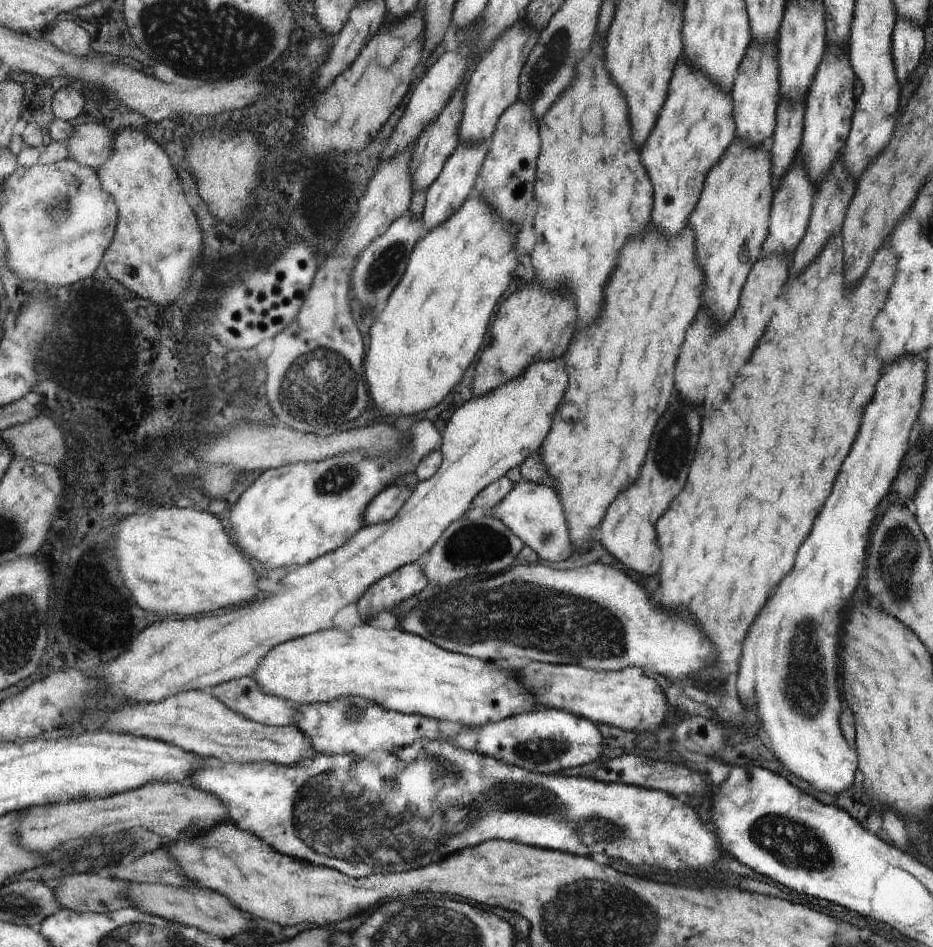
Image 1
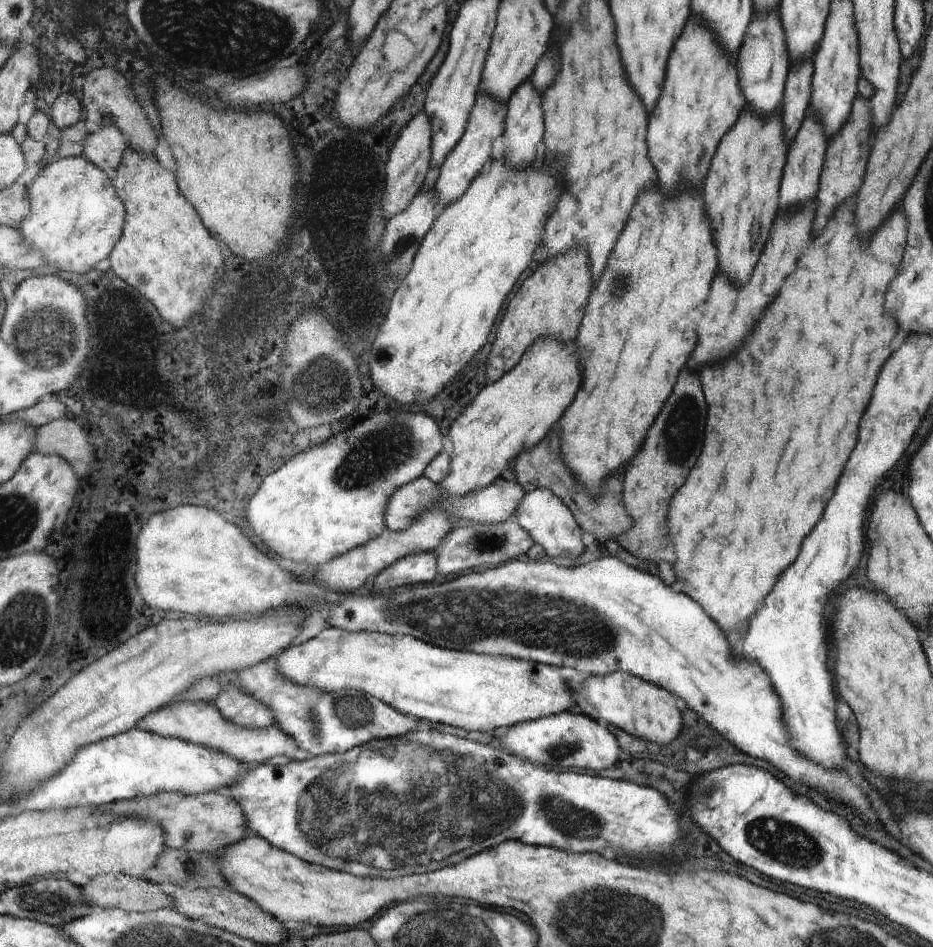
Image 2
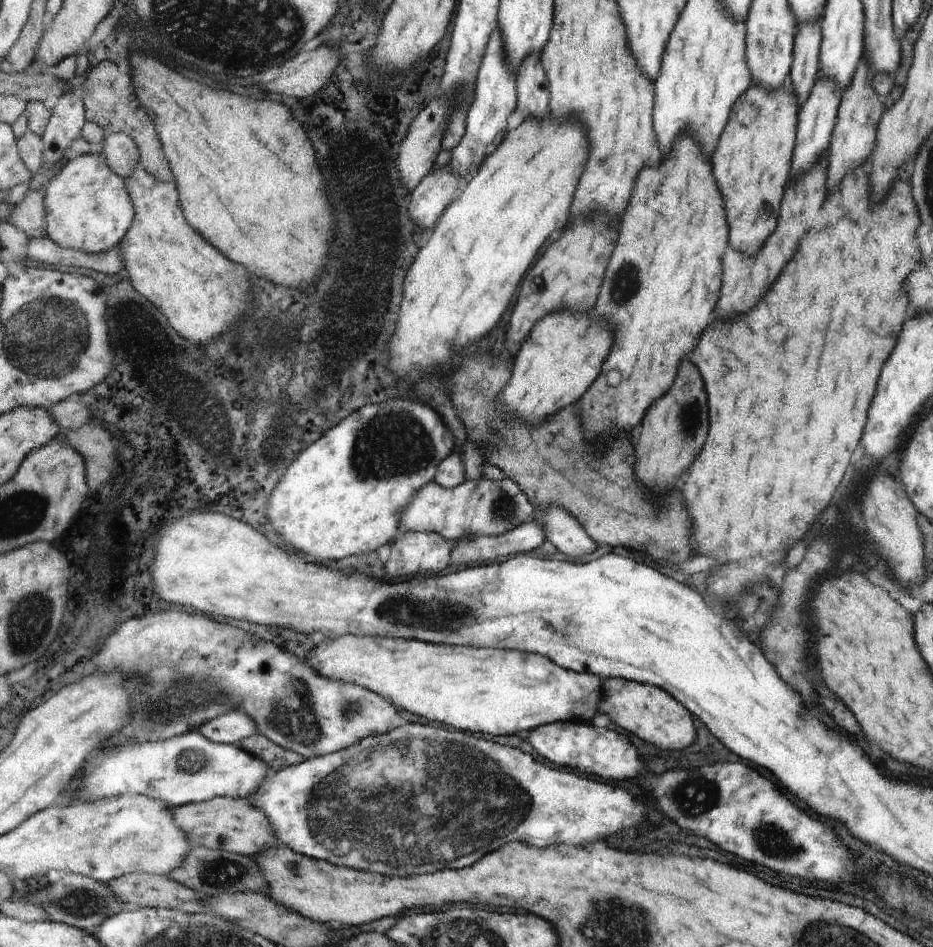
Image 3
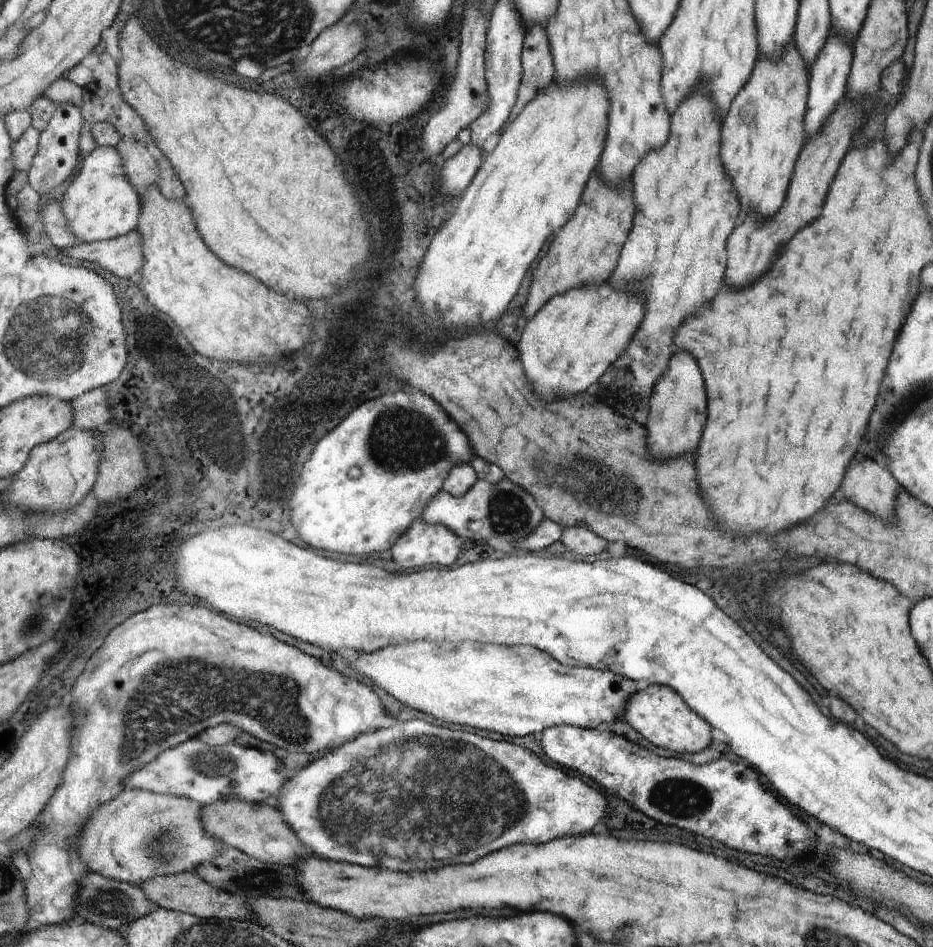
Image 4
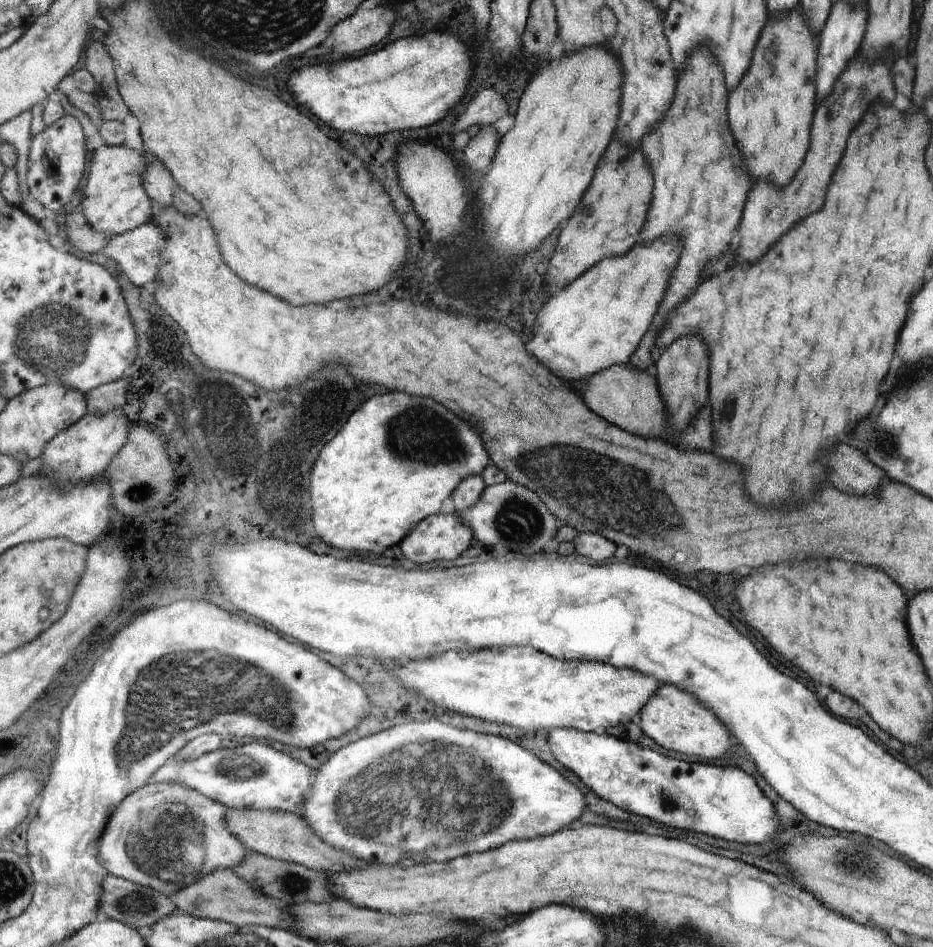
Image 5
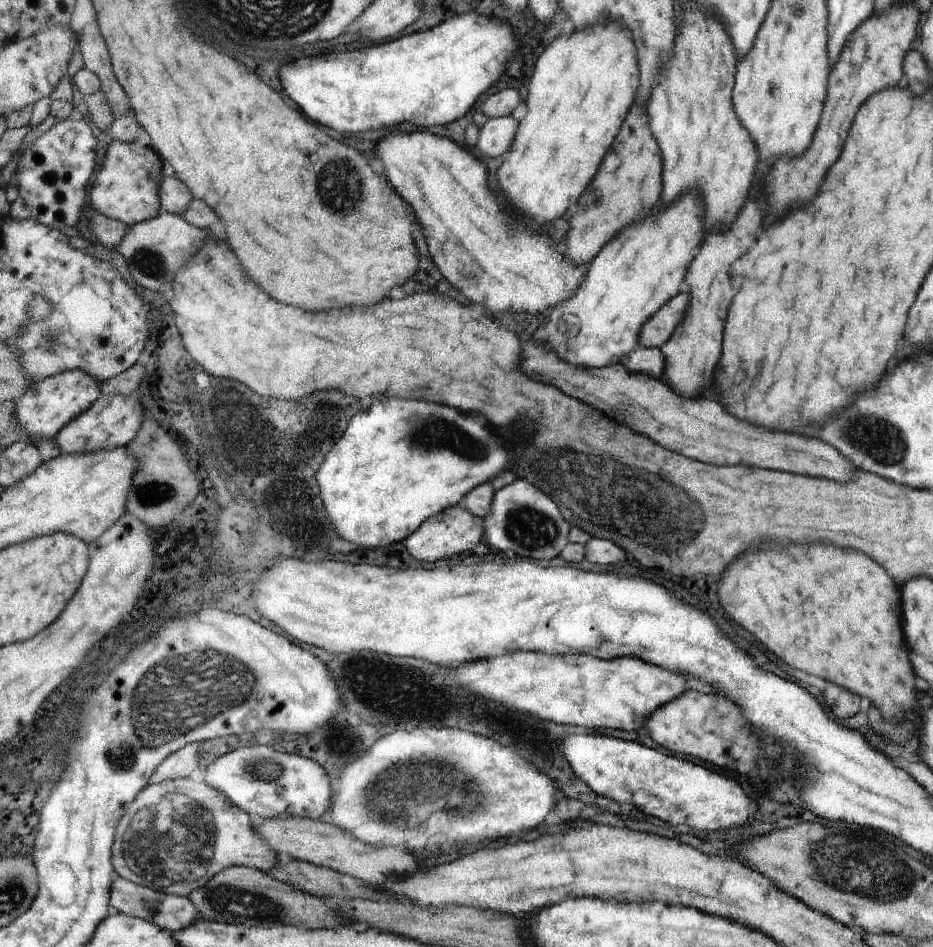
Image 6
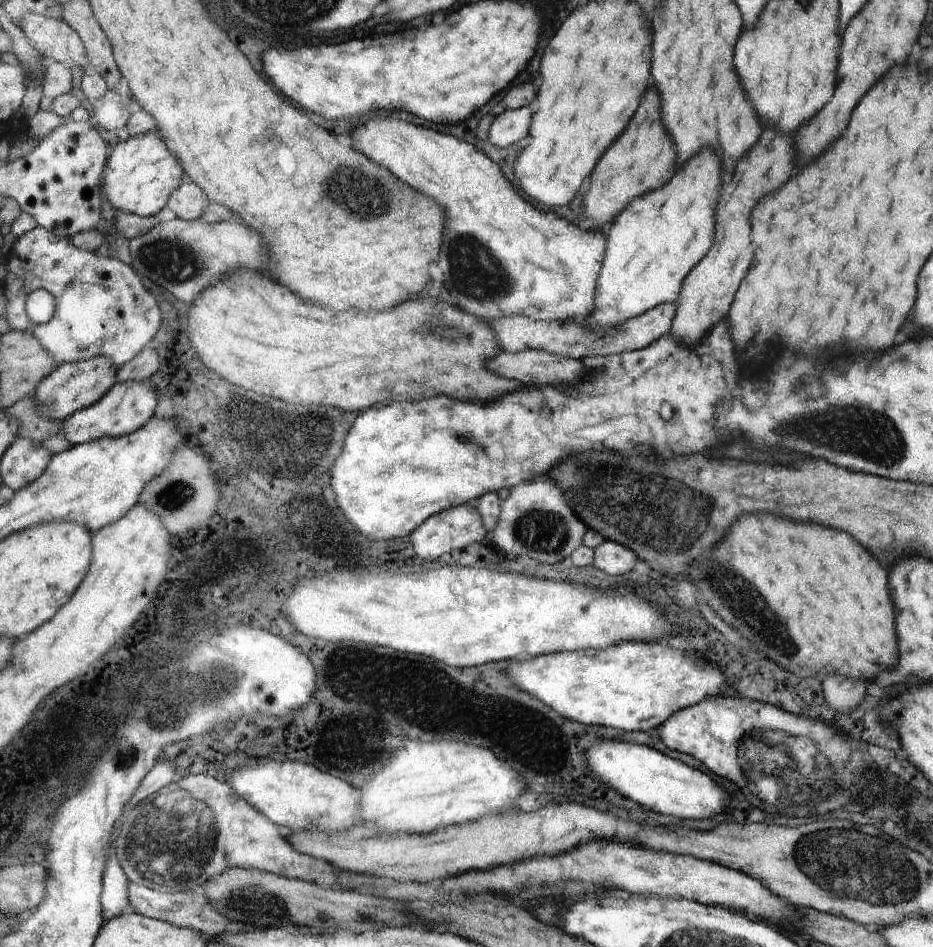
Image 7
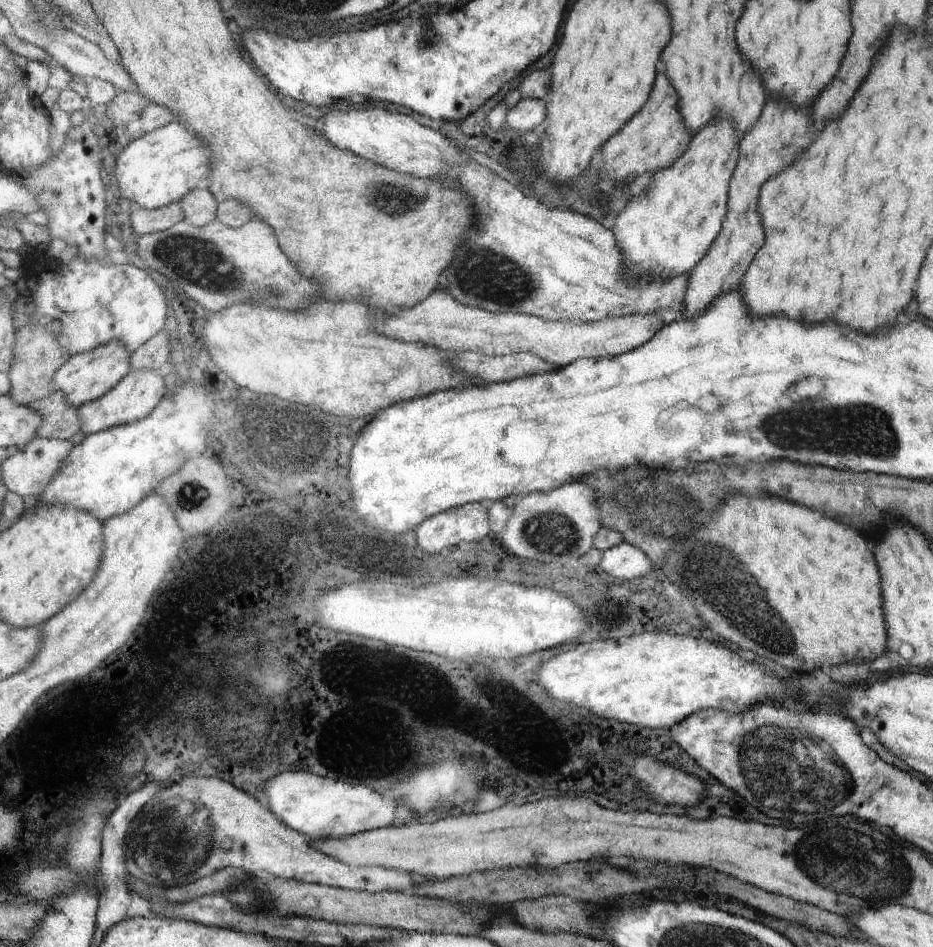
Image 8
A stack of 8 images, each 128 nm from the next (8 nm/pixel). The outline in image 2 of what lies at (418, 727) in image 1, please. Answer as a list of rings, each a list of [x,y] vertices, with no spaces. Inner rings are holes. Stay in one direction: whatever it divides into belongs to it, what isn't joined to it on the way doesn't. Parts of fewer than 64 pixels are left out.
[[[268,658],[260,664],[250,666],[240,672],[218,674],[212,678],[204,678],[190,686],[186,692],[166,706],[174,706],[178,702],[216,702],[222,690],[232,683],[238,683],[246,694],[252,694],[268,706],[274,716],[274,726],[290,735],[297,742],[298,748],[310,754],[345,753],[370,740],[378,738],[398,738],[408,730],[416,730],[419,719],[409,717],[396,710],[381,699],[360,690],[342,689],[336,692],[316,690],[314,686],[298,686],[290,682],[278,670],[274,658]]]

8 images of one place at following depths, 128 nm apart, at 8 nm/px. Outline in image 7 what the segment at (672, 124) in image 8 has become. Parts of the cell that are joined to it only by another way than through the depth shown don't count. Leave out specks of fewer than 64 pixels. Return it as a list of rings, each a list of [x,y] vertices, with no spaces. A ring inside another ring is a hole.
[[[655,85],[654,88],[650,88],[650,94],[646,94],[646,102],[642,102],[642,110],[638,110],[638,118],[634,118],[634,122],[630,122],[630,130],[626,130],[626,134],[622,134],[622,138],[618,138],[618,142],[614,142],[614,146],[610,146],[610,150],[606,150],[606,158],[602,158],[602,162],[598,162],[598,170],[594,170],[594,174],[592,174],[592,178],[590,178],[590,188],[588,188],[588,192],[584,194],[584,200],[582,200],[582,202],[586,202],[586,204],[588,204],[588,206],[584,206],[584,214],[586,214],[586,216],[588,216],[590,220],[594,220],[594,222],[596,222],[598,226],[604,226],[606,222],[610,222],[610,220],[614,220],[614,218],[618,217],[618,214],[620,214],[620,212],[622,212],[622,210],[624,210],[624,208],[626,208],[626,206],[628,206],[628,204],[630,204],[630,202],[632,202],[634,198],[644,197],[644,194],[648,194],[648,192],[652,192],[652,190],[658,190],[658,188],[662,188],[662,186],[664,186],[666,182],[670,182],[670,178],[674,176],[674,168],[676,168],[676,162],[678,162],[679,167],[679,161],[681,160],[681,158],[679,157],[679,151],[678,154],[674,152],[674,146],[672,146],[672,140],[670,140],[670,136],[668,136],[668,134],[664,132],[664,126],[660,124],[660,110],[658,110],[658,108],[660,108],[660,102],[658,102],[658,94],[660,94],[660,92],[656,92],[656,88],[657,87]]]

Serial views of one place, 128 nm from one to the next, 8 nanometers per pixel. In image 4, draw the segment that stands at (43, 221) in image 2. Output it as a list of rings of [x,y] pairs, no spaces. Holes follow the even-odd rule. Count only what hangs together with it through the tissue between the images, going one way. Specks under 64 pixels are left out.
[[[97,146],[91,153],[85,155],[65,195],[59,198],[74,234],[78,236],[78,240],[82,240],[82,243],[96,243],[123,237],[137,230],[141,225],[141,194],[130,180],[126,172],[126,158],[122,158],[122,152],[117,147]]]

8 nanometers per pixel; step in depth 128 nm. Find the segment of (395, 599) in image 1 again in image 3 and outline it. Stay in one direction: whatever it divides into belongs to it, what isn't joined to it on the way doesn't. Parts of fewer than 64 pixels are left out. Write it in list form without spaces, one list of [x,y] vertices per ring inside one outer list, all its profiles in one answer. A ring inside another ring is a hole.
[[[406,532],[390,543],[385,577],[400,580],[416,574],[440,574],[450,566],[452,542],[436,532]]]

